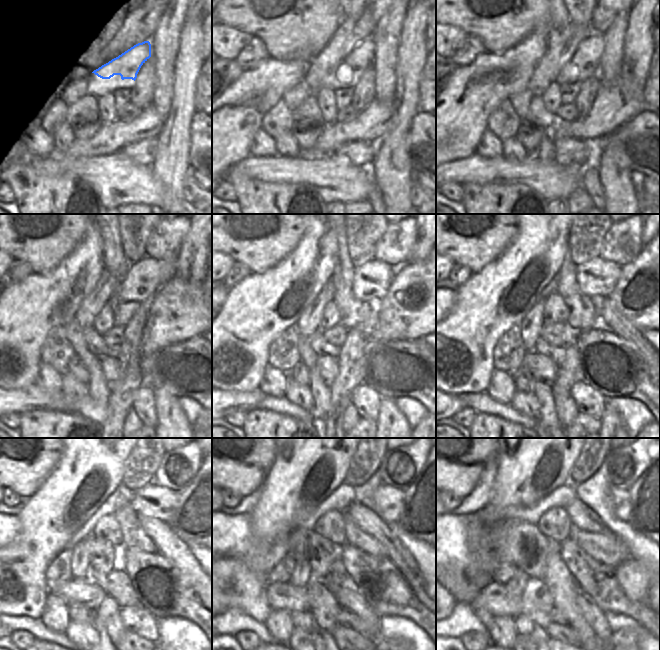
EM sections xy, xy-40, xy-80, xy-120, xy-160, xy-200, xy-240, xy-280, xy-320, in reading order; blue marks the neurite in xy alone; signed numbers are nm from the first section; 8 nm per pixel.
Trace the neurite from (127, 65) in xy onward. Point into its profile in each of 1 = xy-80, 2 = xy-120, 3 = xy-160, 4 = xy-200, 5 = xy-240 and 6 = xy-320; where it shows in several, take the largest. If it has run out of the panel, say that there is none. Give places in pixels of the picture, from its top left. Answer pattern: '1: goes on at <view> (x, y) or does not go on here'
1: goes on at xy-80 (585, 61)
2: goes on at xy-120 (143, 279)
3: goes on at xy-160 (371, 280)
4: goes on at xy-200 (596, 277)
5: goes on at xy-240 (156, 501)
6: goes on at xy-320 (620, 499)

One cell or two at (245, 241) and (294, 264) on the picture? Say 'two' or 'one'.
two

